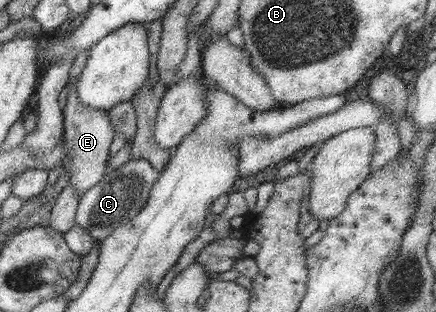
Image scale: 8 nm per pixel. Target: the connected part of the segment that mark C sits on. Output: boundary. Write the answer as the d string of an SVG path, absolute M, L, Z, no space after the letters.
M133 159L117 169L108 169L102 179L91 189L82 193L74 215L75 224L89 232L91 237L102 240L116 227L127 223L143 209L149 191L158 179L149 161Z

